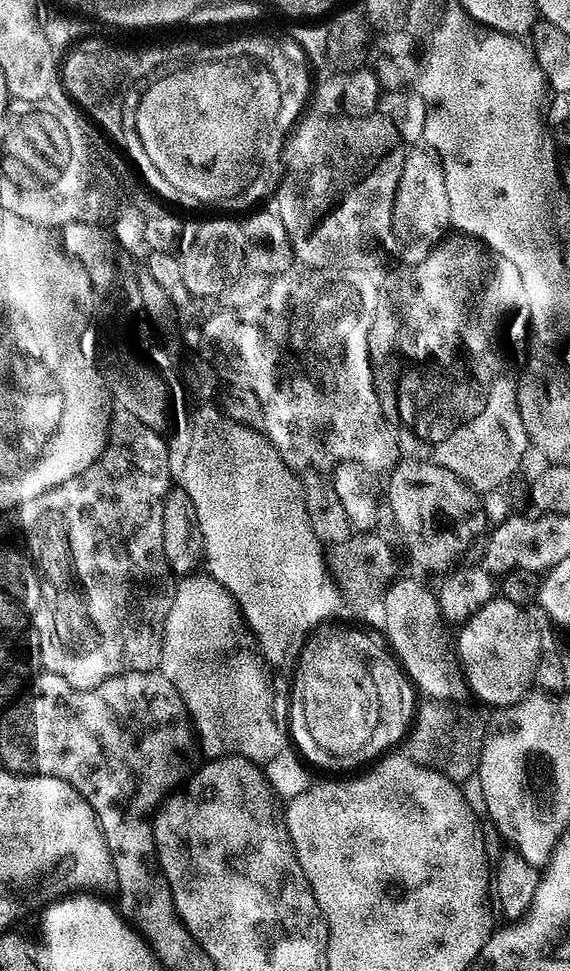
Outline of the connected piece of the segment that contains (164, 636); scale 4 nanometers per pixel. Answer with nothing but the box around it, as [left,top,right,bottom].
[158,574,270,762]

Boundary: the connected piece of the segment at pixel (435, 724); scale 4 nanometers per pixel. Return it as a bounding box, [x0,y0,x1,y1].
[402,702,474,782]

